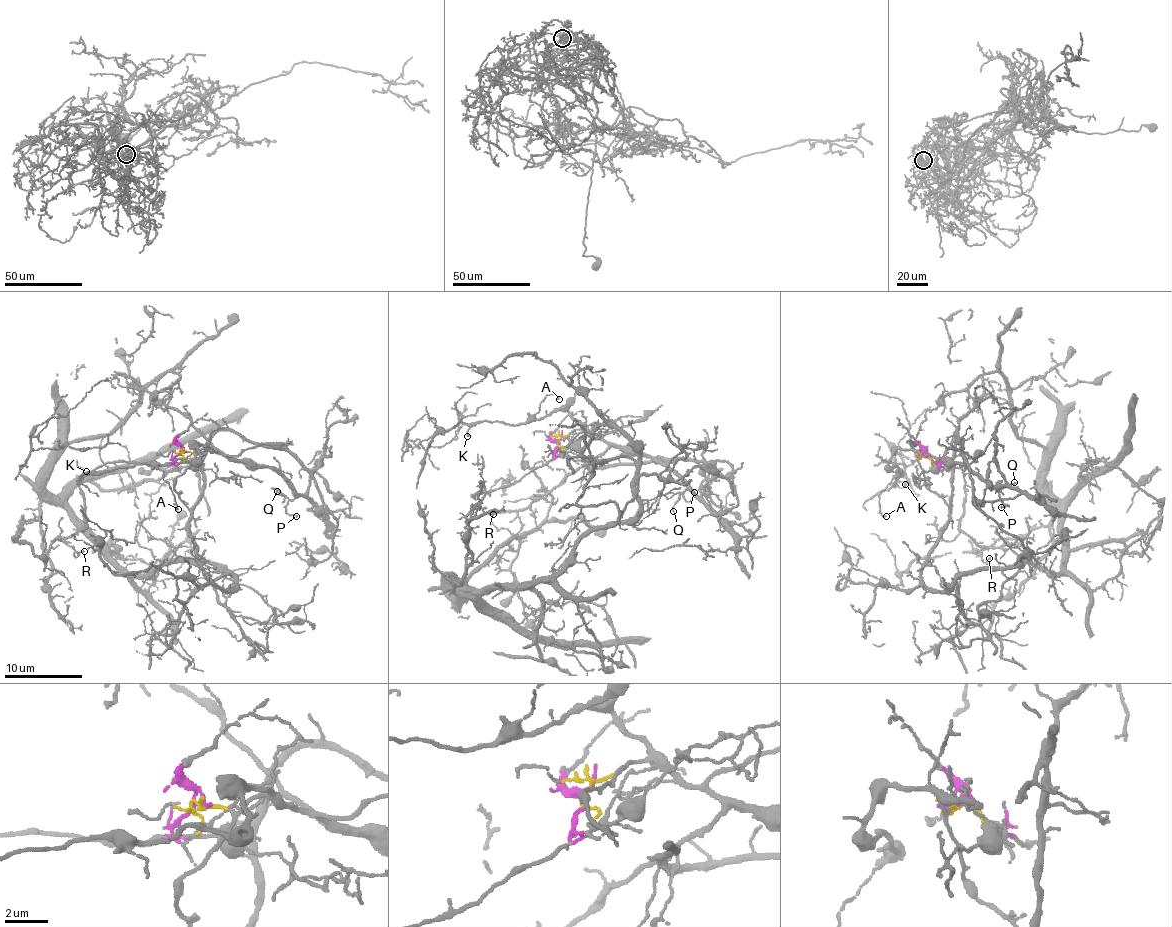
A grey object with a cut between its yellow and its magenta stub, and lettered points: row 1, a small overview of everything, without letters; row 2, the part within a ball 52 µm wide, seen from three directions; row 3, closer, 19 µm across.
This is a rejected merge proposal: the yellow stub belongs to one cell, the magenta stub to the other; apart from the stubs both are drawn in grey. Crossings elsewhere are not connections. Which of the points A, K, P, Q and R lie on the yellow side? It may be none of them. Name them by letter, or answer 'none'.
A, K, P, Q

